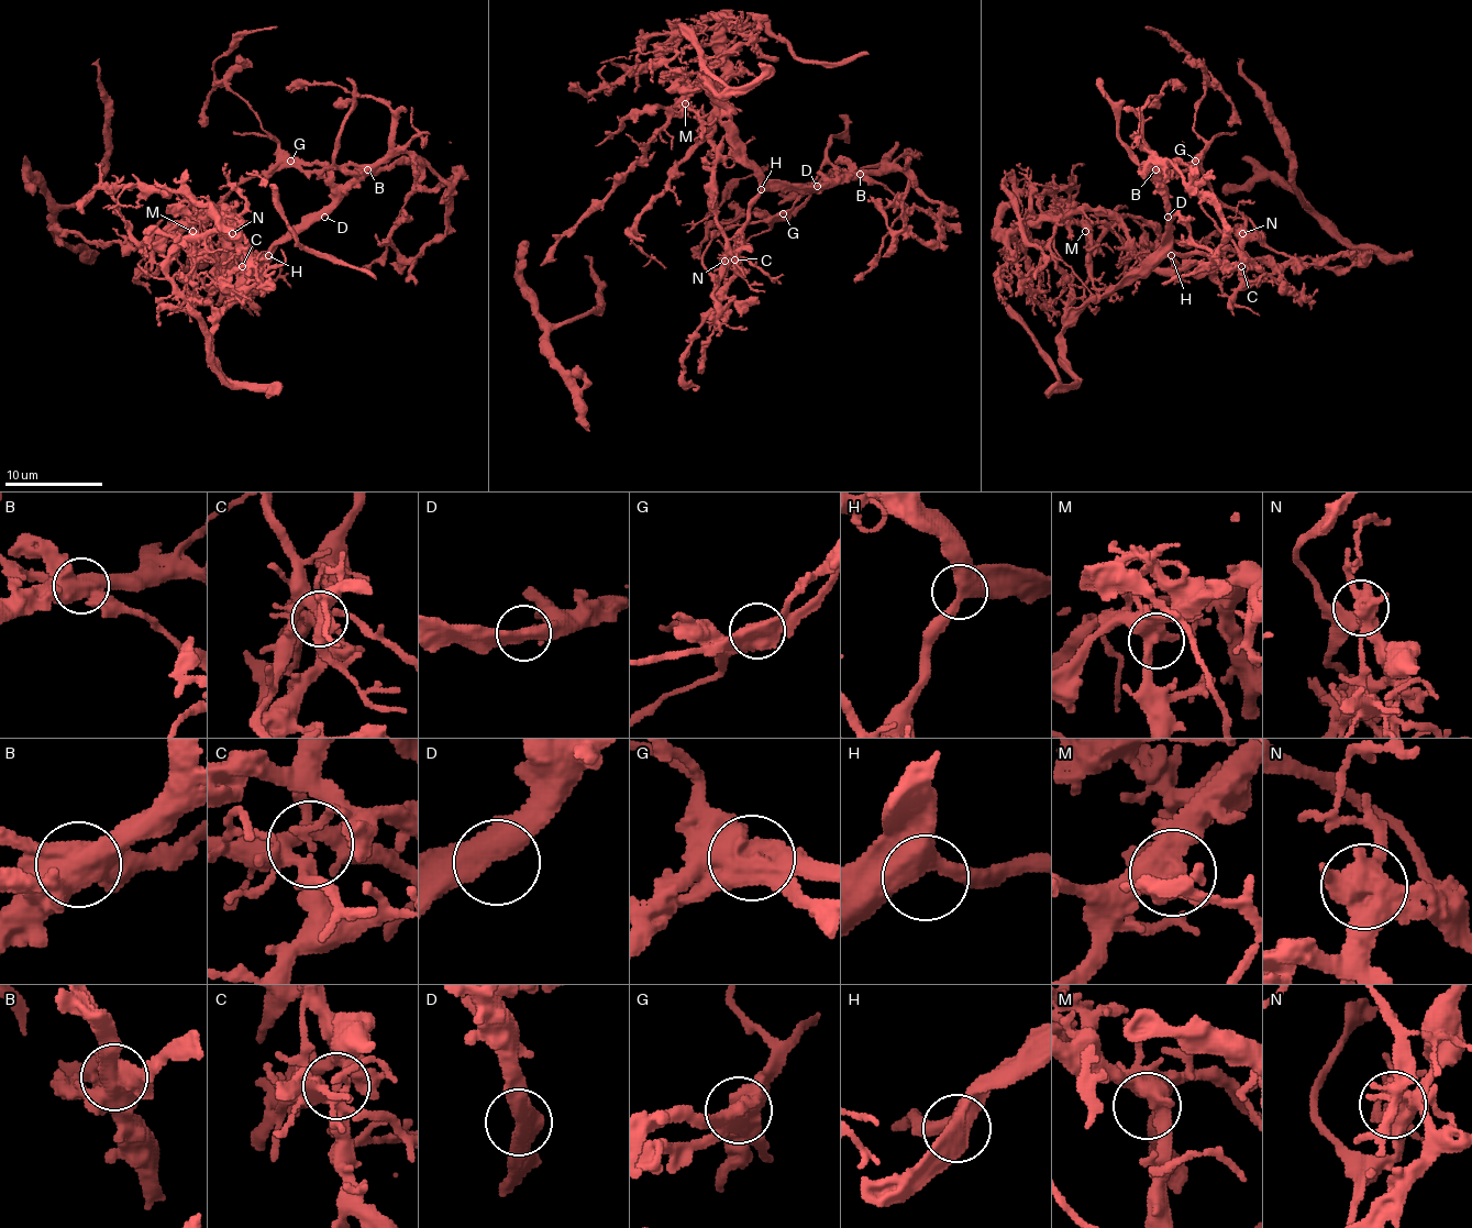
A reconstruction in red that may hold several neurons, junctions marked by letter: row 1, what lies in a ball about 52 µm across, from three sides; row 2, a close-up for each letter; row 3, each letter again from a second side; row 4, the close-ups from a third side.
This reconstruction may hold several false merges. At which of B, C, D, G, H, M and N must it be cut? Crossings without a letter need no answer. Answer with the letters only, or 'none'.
B, C, G, N

